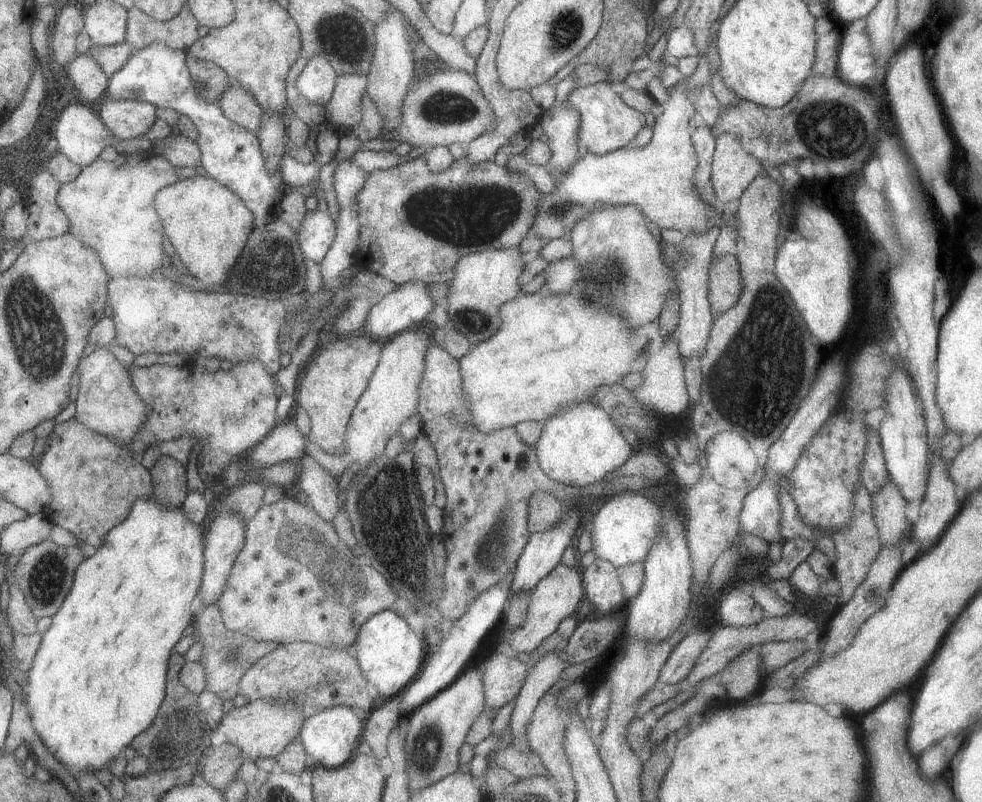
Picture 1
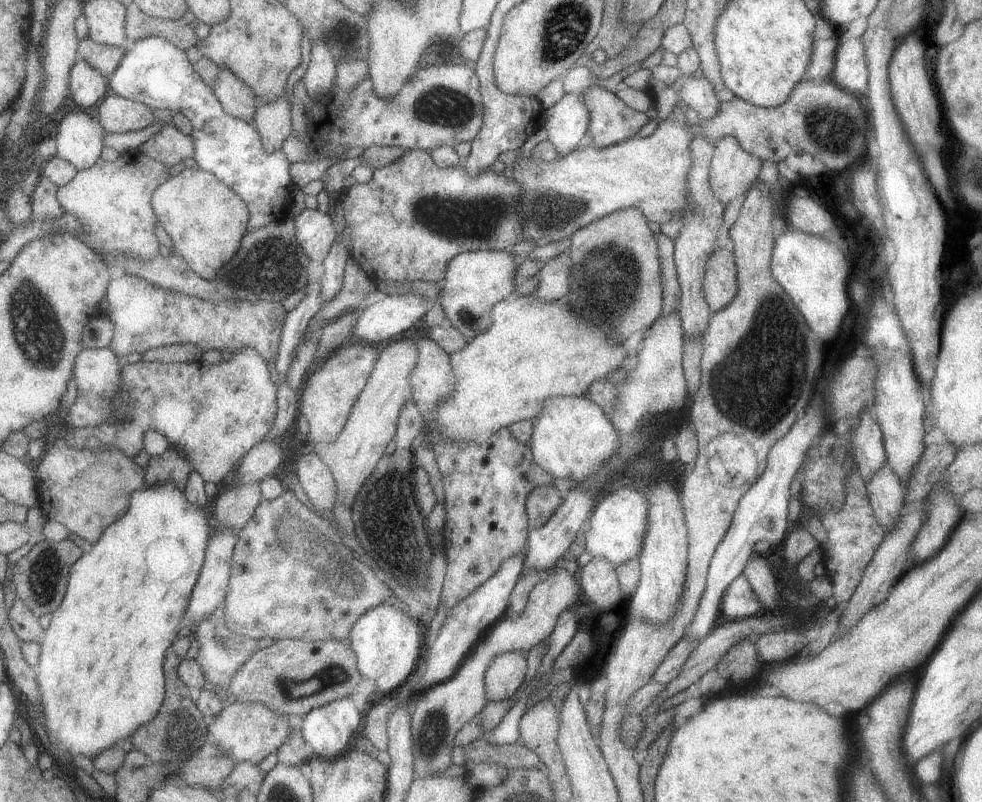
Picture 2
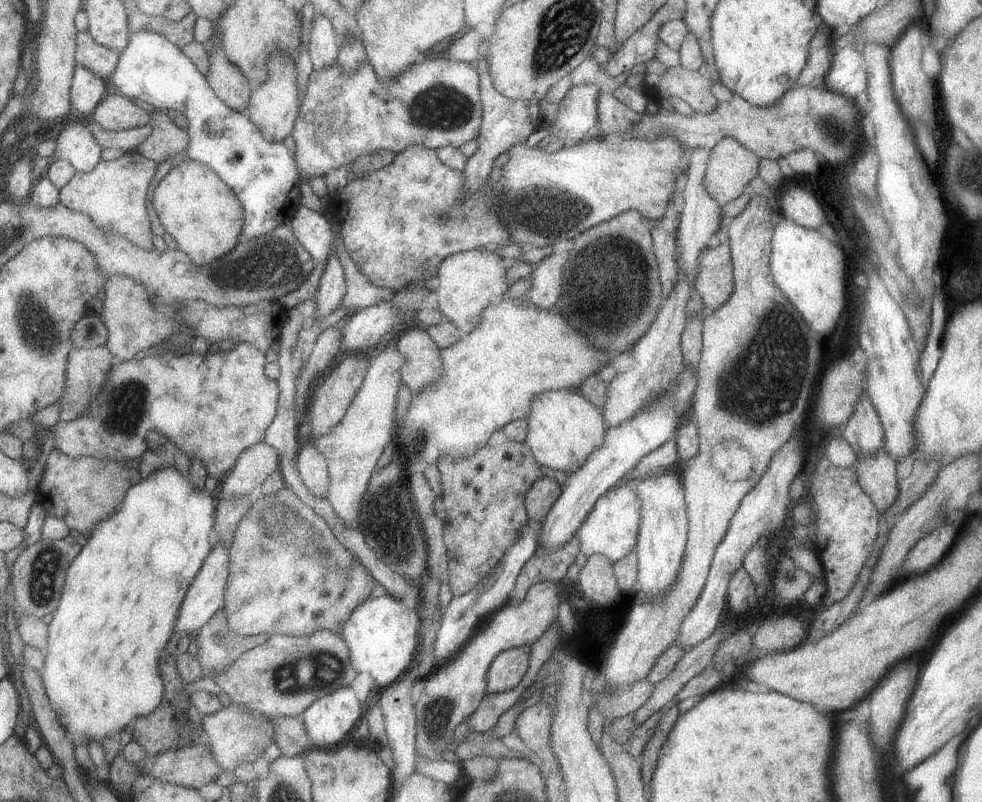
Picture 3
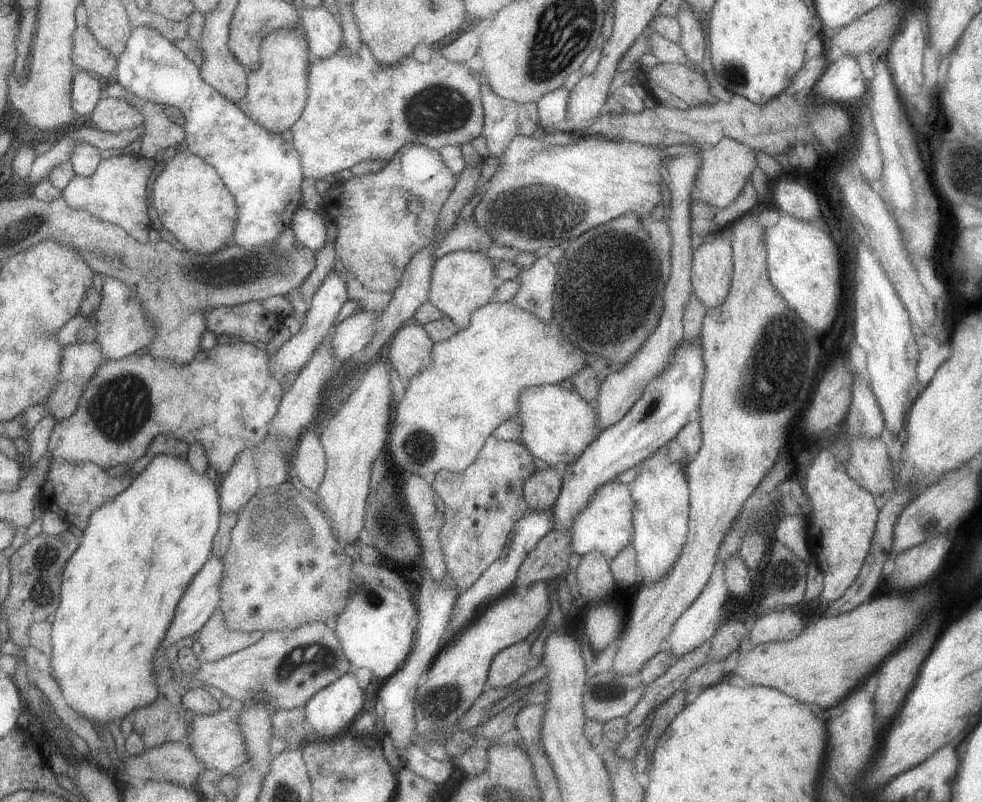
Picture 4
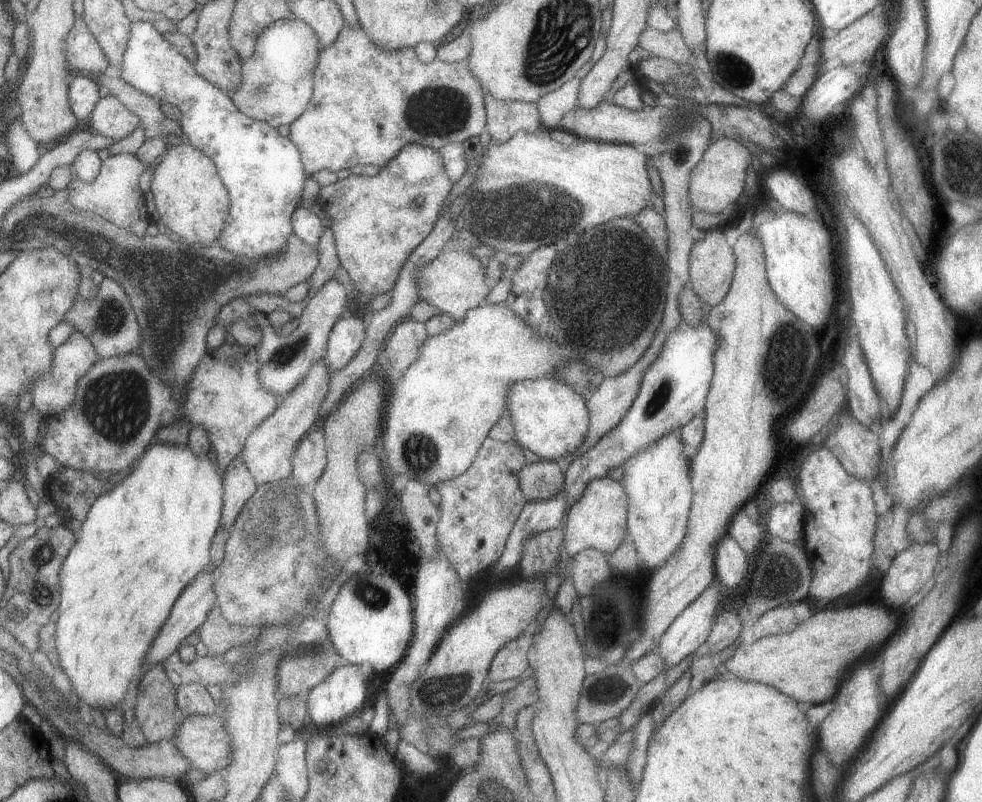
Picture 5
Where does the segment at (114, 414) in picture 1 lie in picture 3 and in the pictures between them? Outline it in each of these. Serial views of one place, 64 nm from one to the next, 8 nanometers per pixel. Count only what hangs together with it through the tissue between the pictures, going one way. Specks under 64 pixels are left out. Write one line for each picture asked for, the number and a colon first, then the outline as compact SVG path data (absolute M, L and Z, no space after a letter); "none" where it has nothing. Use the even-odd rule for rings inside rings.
2: M95 348L95 350L79 350L73 358L71 380L75 384L75 400L69 406L67 414L61 418L67 426L85 426L99 424L109 414L109 400L119 388L119 366L121 360L111 352L111 348Z
3: M95 346L95 348L71 348L67 352L67 358L65 358L65 382L63 382L63 388L61 388L61 394L59 398L53 402L57 404L57 418L59 422L67 422L67 420L73 420L77 418L89 404L89 400L93 398L93 392L97 392L97 388L101 386L103 382L103 376L105 376L105 370L109 370L109 364L113 362L113 358L109 356L107 348L105 346Z

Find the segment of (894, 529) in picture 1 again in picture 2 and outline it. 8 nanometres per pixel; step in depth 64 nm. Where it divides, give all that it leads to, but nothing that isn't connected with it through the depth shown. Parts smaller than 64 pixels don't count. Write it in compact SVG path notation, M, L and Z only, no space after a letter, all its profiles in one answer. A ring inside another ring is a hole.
M885 460L875 474L871 474L865 484L865 494L869 498L869 504L873 506L873 514L879 520L881 526L887 530L899 520L895 516L901 516L901 500L903 500L903 482L899 480L897 472L889 466Z

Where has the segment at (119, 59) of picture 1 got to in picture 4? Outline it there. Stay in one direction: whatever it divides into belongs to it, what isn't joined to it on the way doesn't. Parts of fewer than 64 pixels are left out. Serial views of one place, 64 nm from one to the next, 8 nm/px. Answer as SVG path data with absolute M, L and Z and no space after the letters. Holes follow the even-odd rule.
M77 26L73 30L71 46L71 60L75 64L75 70L109 78L111 70L117 66L117 58L101 48L95 36L85 26Z

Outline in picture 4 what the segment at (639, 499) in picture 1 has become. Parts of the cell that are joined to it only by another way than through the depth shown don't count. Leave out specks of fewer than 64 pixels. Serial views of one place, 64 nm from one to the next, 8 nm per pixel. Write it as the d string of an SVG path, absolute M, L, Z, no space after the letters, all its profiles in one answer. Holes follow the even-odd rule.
M607 482L603 486L597 486L591 500L585 504L585 508L579 510L579 514L571 520L571 528L567 530L567 534L571 536L571 552L579 556L585 556L587 552L601 552L607 560L613 560L633 538L631 518L633 500L627 484Z

